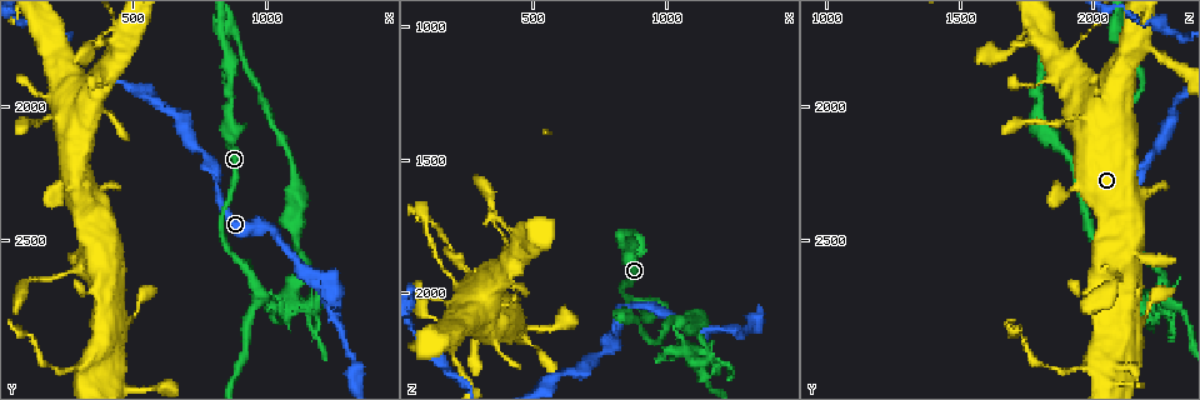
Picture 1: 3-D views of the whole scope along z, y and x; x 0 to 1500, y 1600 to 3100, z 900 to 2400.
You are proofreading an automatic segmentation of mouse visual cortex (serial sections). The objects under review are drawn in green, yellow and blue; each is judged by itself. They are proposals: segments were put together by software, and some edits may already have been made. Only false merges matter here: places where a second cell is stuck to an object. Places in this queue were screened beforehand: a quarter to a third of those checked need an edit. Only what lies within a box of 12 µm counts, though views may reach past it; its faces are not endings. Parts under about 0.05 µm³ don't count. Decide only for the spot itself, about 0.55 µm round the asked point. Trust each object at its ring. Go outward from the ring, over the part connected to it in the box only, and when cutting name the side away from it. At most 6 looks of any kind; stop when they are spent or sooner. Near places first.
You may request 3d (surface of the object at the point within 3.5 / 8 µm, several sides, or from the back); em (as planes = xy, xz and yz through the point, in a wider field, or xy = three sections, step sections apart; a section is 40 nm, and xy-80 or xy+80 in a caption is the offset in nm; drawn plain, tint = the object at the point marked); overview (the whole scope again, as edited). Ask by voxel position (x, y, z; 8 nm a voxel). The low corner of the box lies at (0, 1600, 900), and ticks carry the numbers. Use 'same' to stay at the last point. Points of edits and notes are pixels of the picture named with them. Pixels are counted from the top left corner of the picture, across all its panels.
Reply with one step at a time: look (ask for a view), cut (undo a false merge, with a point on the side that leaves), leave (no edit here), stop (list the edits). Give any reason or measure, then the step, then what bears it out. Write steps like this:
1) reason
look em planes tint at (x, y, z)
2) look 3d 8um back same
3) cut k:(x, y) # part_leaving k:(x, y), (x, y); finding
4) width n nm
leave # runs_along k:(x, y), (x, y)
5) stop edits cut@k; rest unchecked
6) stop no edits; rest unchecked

branch point
look 3d 3.5um at (1040, 2730, 2140)

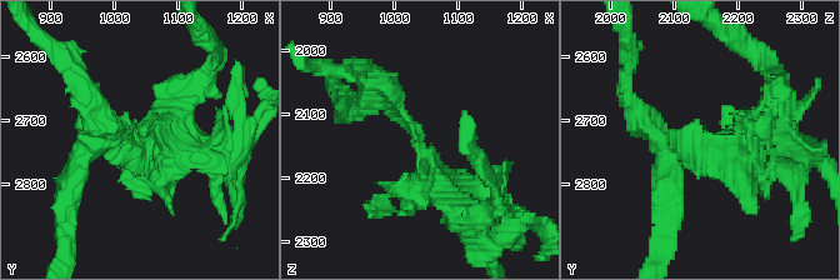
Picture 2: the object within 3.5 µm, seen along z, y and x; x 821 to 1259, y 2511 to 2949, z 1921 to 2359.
look em xy step 2 tint at (1045, 2740, 2140)

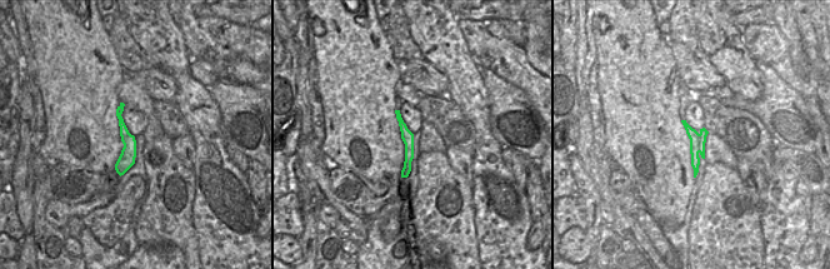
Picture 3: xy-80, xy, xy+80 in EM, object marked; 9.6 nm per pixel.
cut it another way
look em xy step 5 tint same

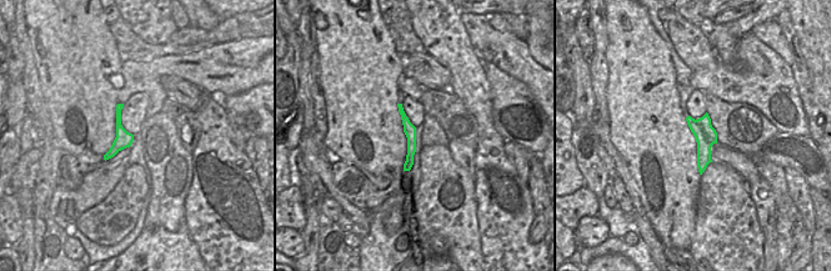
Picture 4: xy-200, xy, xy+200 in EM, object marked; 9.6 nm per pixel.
cut 2:(720, 144) # part_leaving 2:(681, 148), (714, 144), (769, 109); a second cell is stuck on

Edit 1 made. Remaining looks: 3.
look overview

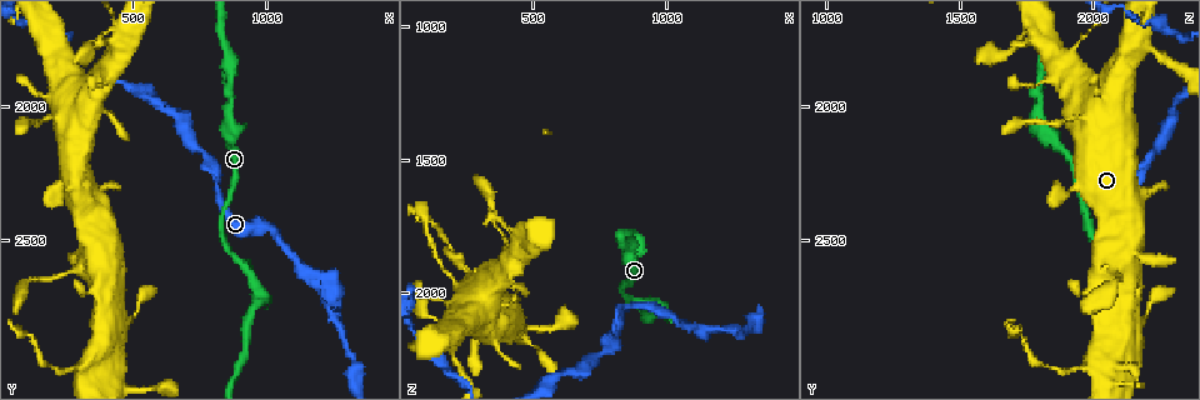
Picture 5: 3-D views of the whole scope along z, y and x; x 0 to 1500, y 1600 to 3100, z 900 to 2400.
calibre changes
look 3d 3.5um at (260, 2610, 2090)

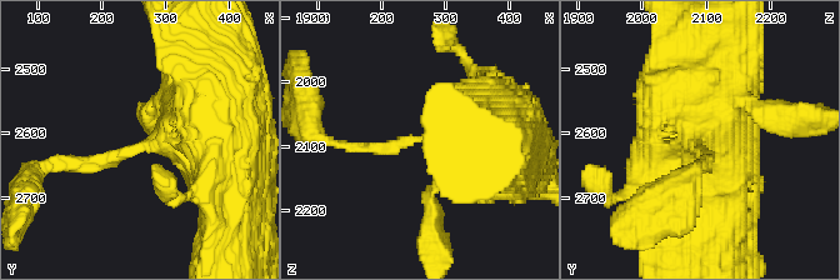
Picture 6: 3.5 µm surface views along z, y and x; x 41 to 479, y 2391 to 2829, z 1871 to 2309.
shape alone is not enough
look em xy step 1 tint at (255, 2615, 2085)

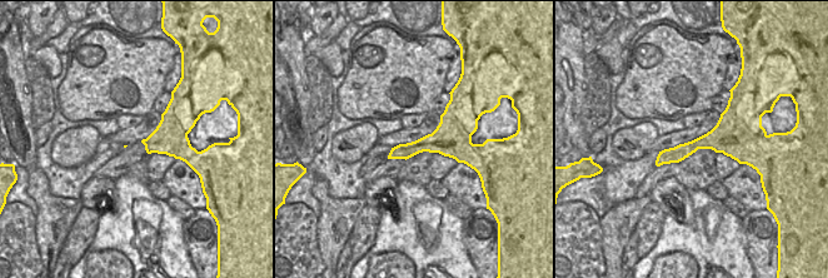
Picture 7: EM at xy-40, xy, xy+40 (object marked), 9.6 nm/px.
leave # runs_along 6:(186, 98), (159, 144), (60, 163); all the same cell

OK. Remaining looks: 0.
stop edits cut@2; rest unchecked

